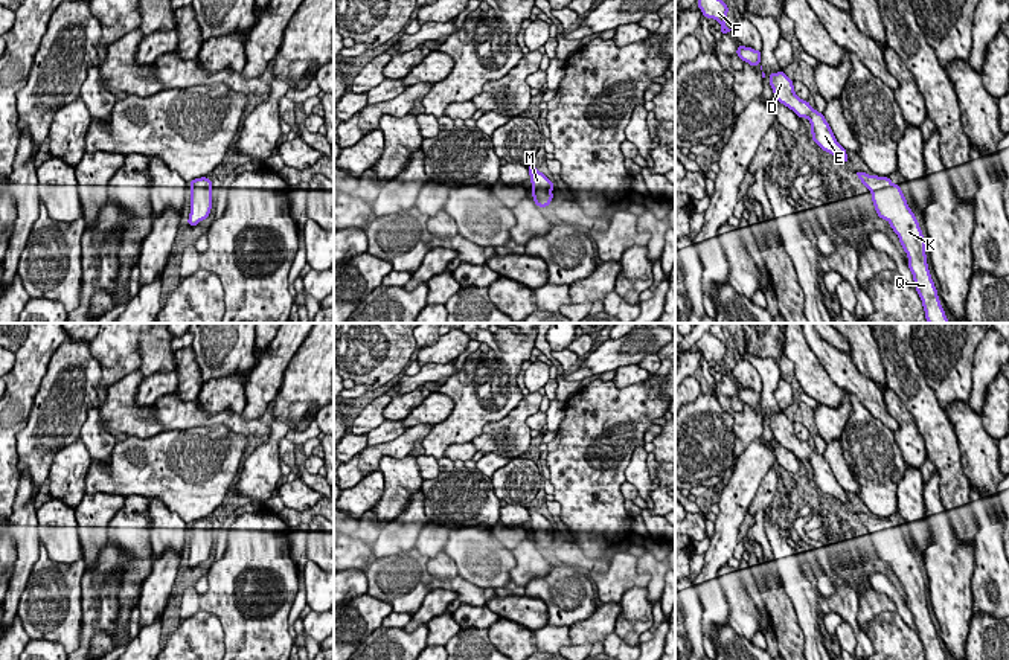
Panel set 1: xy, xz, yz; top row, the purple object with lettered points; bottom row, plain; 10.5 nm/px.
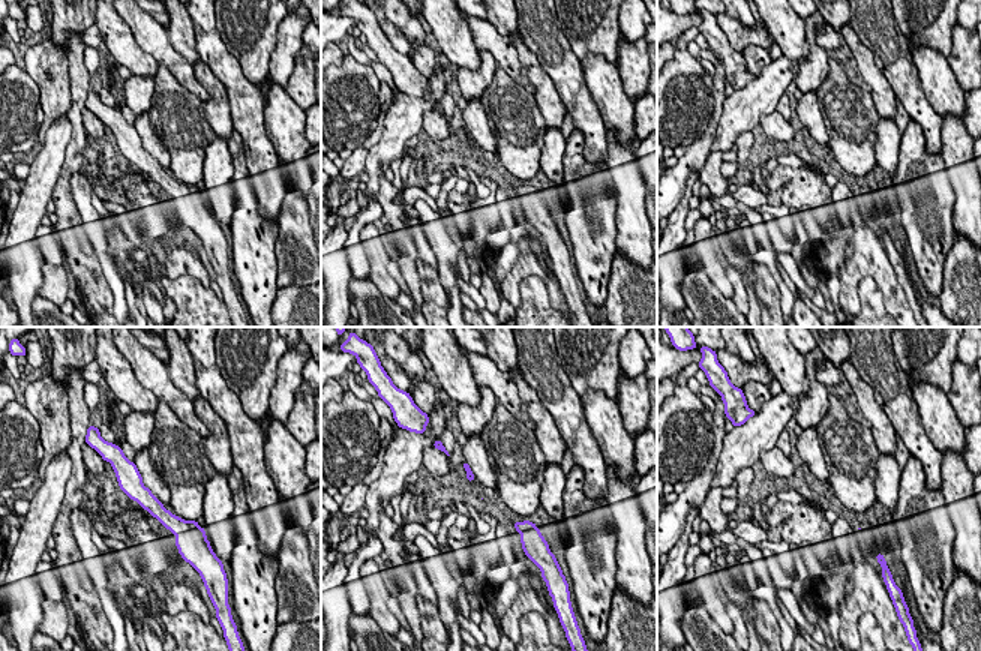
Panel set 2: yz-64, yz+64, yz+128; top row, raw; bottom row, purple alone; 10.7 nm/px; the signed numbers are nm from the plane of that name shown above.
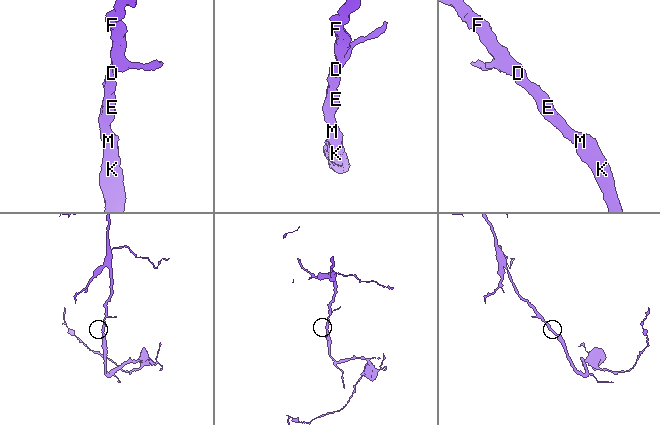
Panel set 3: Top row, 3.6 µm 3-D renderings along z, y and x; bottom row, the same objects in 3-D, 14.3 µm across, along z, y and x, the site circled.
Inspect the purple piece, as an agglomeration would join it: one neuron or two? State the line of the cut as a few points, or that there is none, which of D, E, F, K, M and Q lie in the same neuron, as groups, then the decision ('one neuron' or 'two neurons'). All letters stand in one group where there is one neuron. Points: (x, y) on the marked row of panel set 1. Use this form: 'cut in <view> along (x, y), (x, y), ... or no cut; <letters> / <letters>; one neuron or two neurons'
no cut; D E F K M Q; one neuron

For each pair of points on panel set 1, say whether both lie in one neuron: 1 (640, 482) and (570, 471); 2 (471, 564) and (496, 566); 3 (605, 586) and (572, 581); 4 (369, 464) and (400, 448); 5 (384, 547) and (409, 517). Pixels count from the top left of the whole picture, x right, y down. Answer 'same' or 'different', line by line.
1: different
2: same
3: different
4: same
5: same

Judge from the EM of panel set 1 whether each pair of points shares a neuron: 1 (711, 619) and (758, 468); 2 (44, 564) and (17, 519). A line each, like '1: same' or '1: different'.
1: same
2: different

